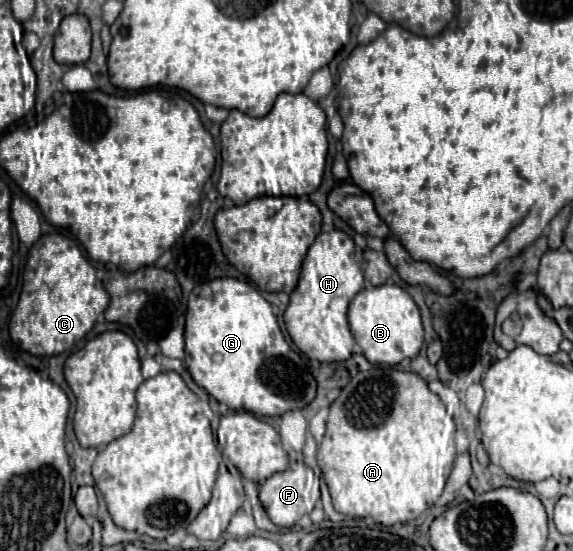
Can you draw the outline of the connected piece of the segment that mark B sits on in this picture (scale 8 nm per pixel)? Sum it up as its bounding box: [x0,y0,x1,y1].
[349,284,423,366]

